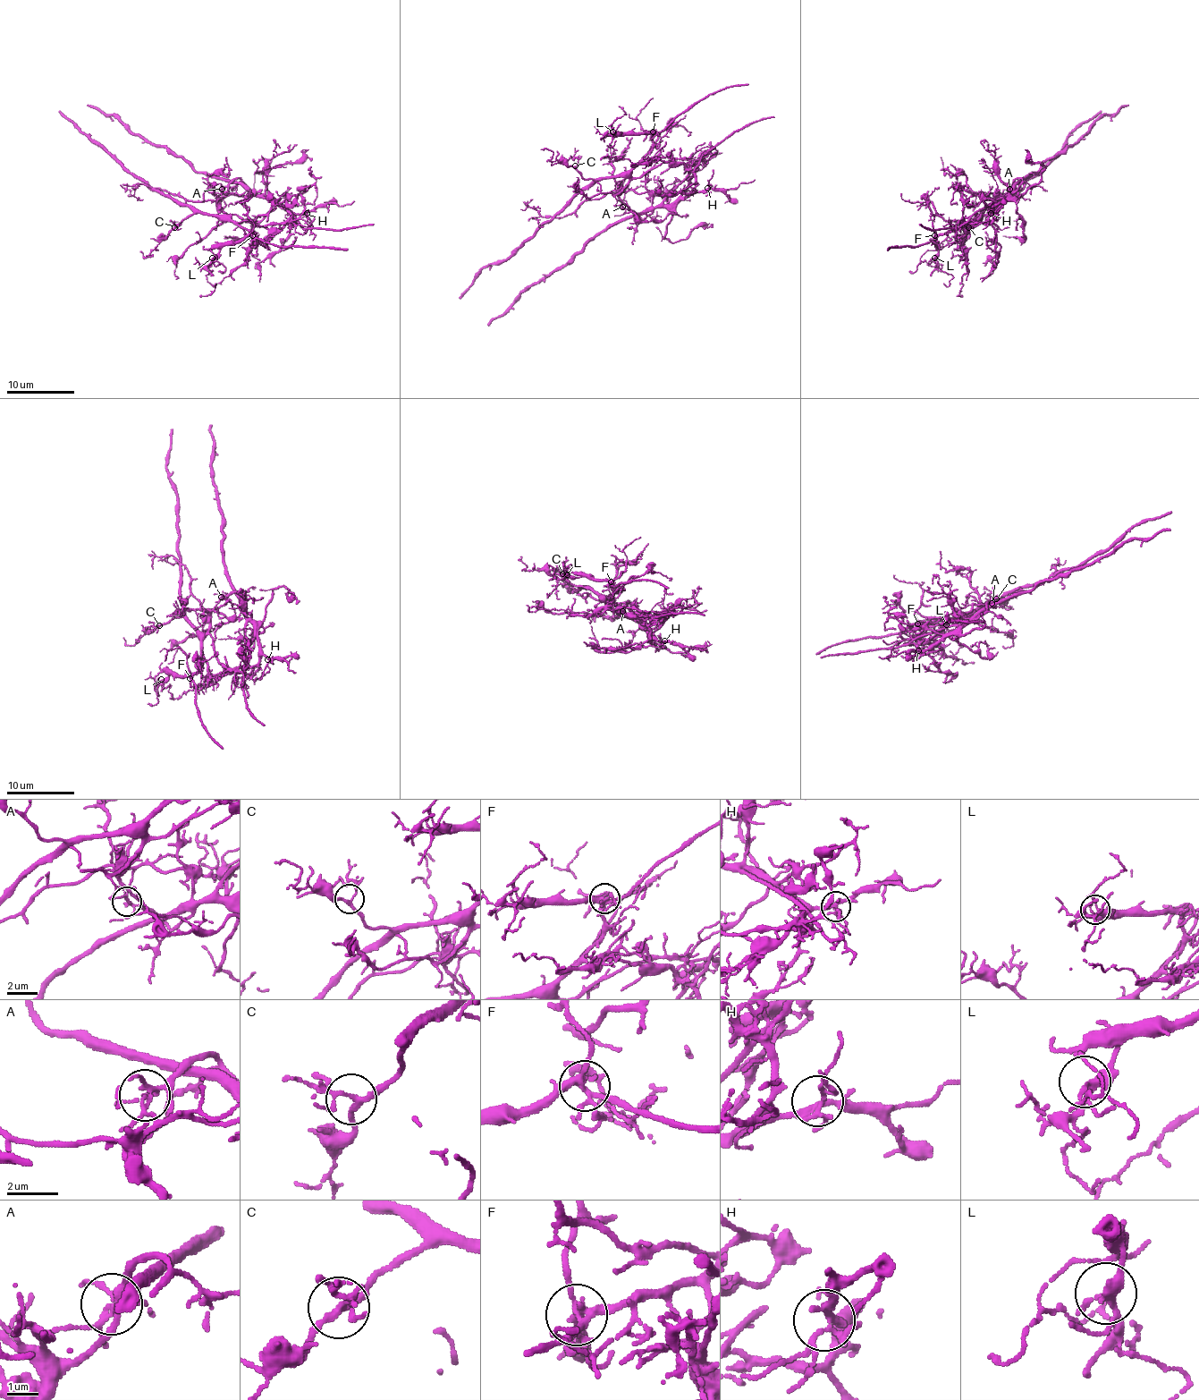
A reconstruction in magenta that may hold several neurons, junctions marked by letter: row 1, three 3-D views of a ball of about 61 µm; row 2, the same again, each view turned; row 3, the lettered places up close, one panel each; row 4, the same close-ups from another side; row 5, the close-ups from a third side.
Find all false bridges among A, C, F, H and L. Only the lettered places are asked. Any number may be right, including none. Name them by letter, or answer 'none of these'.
A

